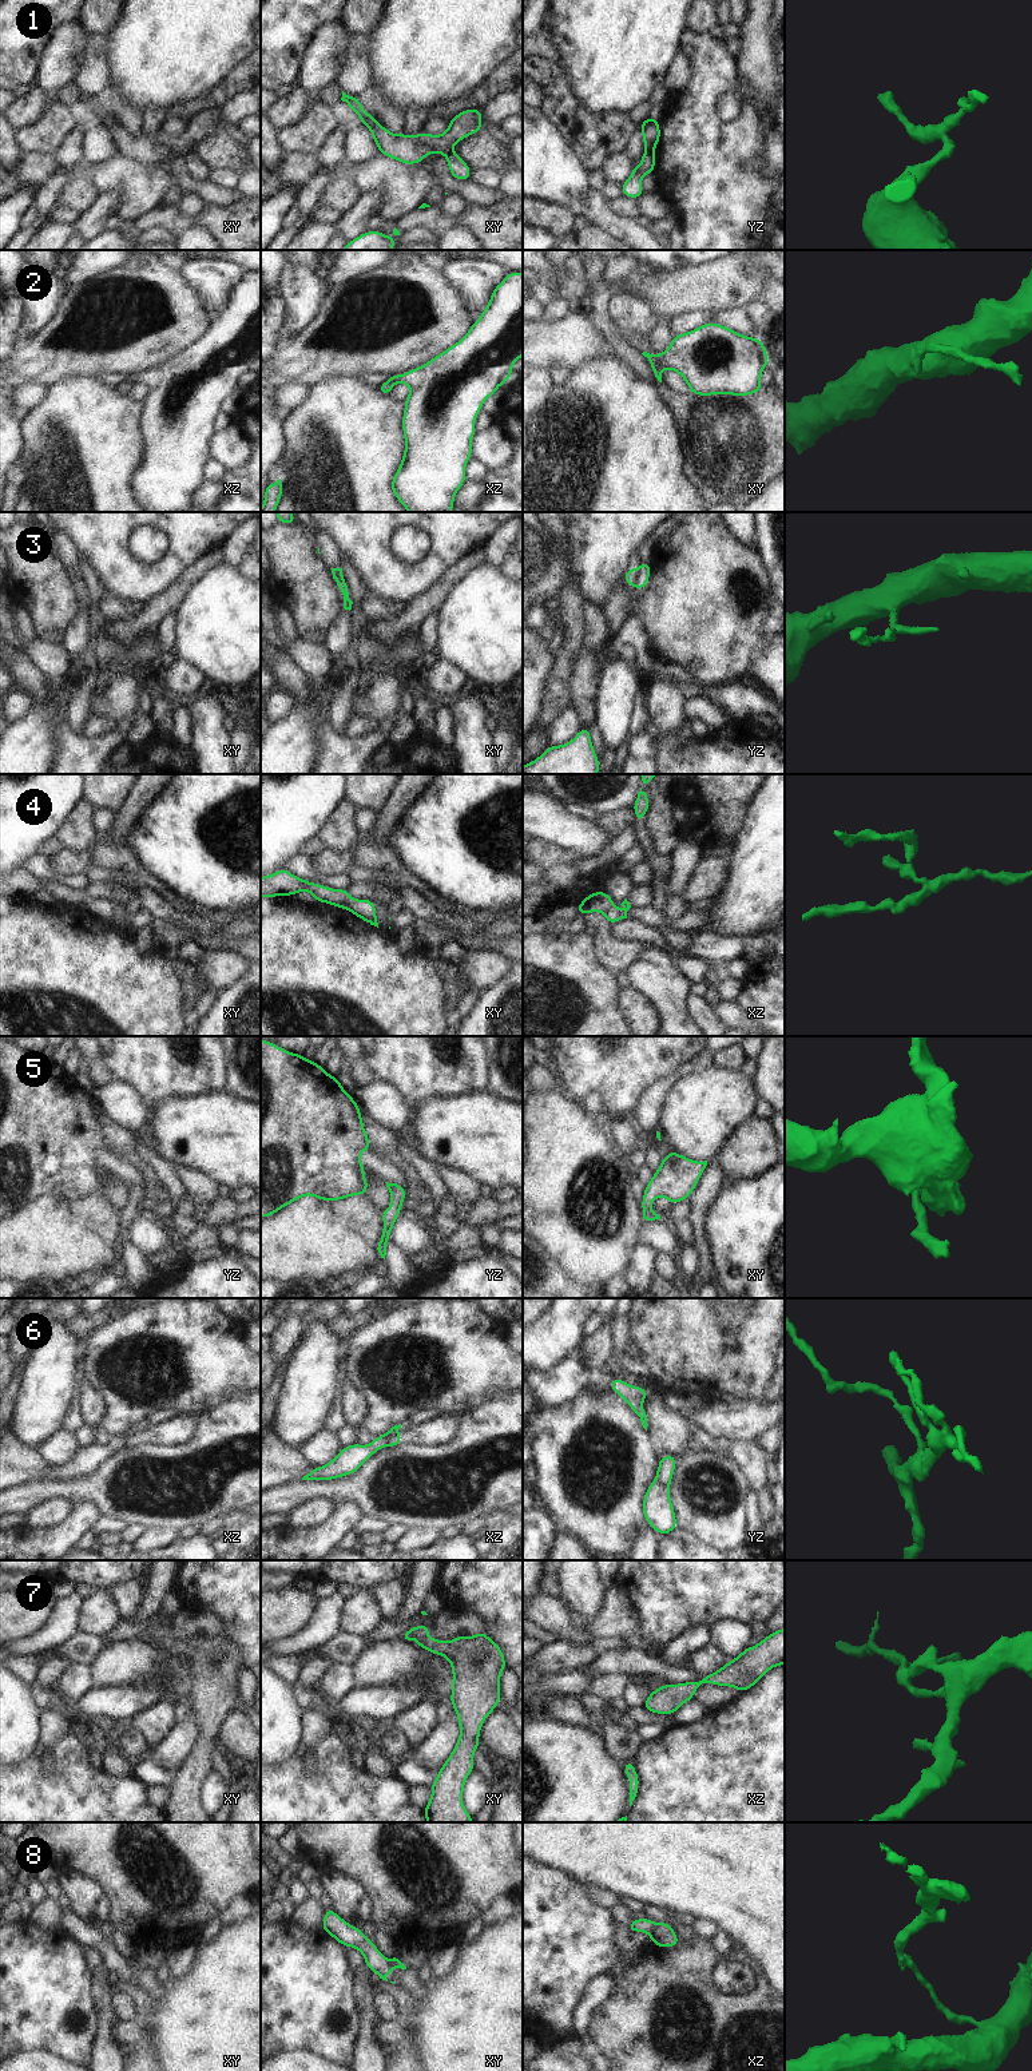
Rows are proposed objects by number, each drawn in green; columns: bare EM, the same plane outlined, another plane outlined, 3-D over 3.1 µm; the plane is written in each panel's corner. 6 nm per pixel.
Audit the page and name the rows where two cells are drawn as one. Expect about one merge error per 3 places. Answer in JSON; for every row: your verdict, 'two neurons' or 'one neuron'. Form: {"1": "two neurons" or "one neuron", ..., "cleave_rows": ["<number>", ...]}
{"1": "two neurons", "2": "two neurons", "3": "two neurons", "4": "two neurons", "5": "one neuron", "6": "two neurons", "7": "one neuron", "8": "two neurons", "cleave_rows": ["1", "2", "3", "4", "6", "8"]}

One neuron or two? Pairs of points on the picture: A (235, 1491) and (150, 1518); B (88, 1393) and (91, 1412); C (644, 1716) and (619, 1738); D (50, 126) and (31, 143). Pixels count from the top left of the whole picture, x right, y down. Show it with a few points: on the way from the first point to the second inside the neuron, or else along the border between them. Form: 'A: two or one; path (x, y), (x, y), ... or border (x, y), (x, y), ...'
A: one; path (214, 1503), (206, 1506), (199, 1512), (171, 1515)
B: one; path (90, 1397), (91, 1408)
C: two; border (626, 1721), (634, 1726)
D: one; path (46, 130), (35, 139)

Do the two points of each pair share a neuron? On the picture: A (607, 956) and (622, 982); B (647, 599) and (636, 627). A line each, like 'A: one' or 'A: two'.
A: two
B: two

